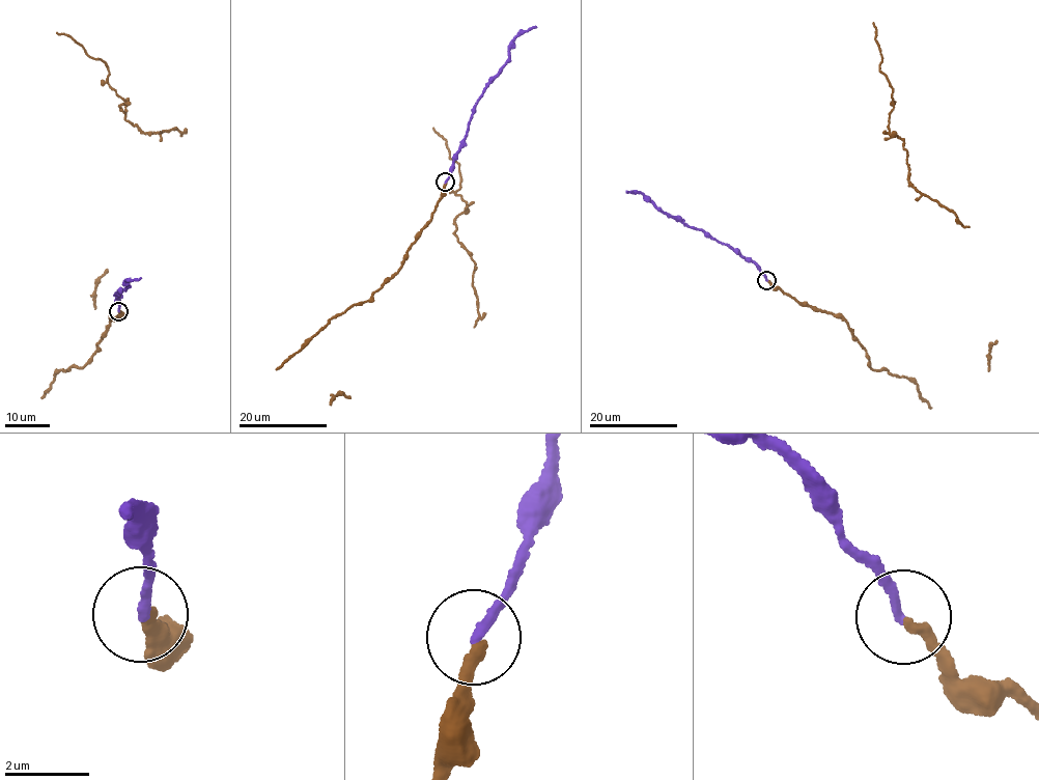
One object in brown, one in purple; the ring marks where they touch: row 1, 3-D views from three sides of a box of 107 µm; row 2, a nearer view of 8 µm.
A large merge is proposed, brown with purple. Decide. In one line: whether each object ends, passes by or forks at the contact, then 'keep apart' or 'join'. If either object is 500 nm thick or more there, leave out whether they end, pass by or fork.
brown ends; purple ends; join

